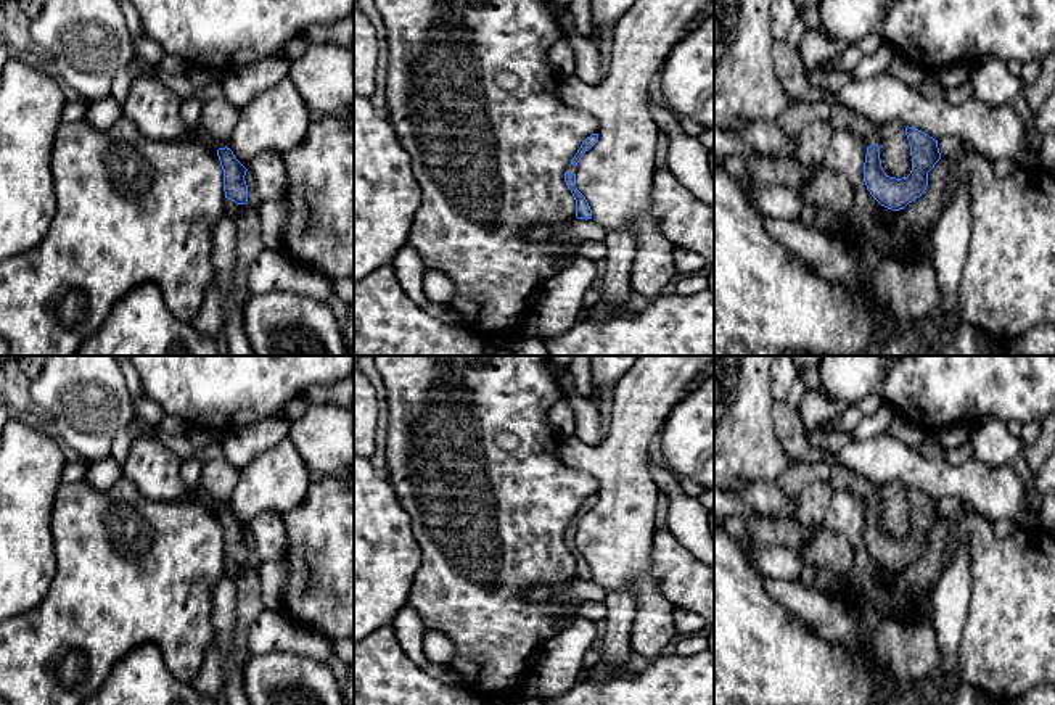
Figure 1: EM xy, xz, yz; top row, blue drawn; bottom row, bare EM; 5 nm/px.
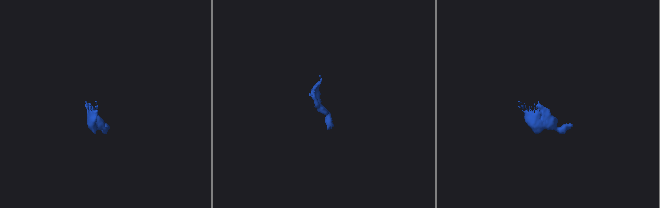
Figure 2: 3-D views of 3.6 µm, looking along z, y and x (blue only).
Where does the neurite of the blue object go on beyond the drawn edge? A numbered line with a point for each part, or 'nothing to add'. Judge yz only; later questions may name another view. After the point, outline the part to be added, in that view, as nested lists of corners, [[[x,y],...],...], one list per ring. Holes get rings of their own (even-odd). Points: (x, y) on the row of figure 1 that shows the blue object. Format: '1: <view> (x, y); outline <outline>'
1: yz (840, 116); outline [[[831,103],[828,122],[833,130],[849,129],[854,132],[867,146],[878,143],[878,126],[876,122],[867,119],[865,116],[857,114],[844,105]]]

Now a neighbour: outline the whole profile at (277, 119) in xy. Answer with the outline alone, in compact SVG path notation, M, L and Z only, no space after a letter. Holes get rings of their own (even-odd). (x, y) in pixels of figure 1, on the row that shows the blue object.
M289 77L262 90L238 109L230 143L235 158L246 164L265 151L286 153L299 145L314 114Z

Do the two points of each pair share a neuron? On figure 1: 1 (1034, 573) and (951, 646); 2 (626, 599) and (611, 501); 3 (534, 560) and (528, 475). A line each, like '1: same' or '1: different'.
1: different
2: different
3: same

